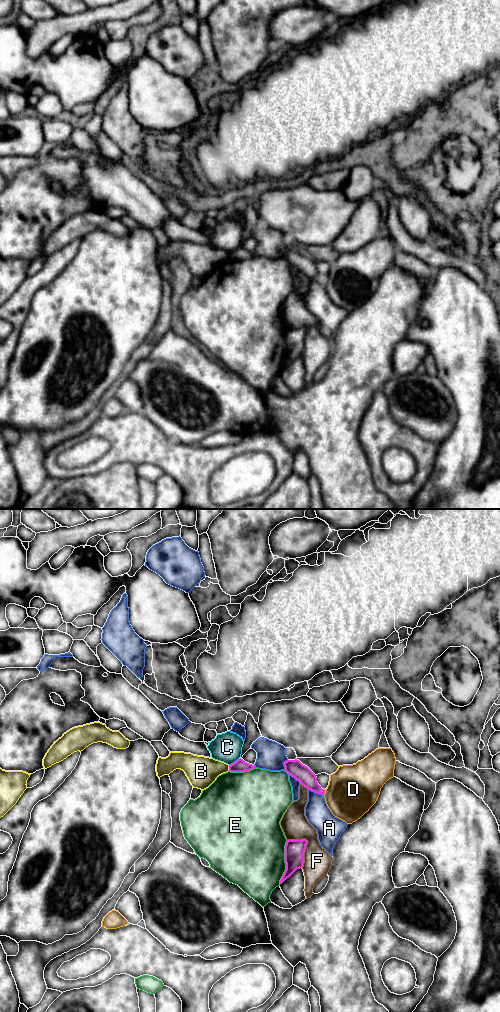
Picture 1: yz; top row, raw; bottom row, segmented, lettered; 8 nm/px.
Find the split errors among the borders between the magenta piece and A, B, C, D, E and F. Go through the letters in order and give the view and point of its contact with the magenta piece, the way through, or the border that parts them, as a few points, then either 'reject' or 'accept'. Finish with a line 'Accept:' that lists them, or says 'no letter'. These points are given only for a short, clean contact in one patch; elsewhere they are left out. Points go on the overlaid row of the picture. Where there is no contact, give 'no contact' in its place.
A: yz (316, 792) | reject
B: yz (229, 768) | along yz (228, 765), (229, 770) | reject
C: yz (234, 762) | reject
D: yz (324, 792) | reject
E: yz (285, 862) | reject
F: yz (306, 844) | reject
Accept: no letter

